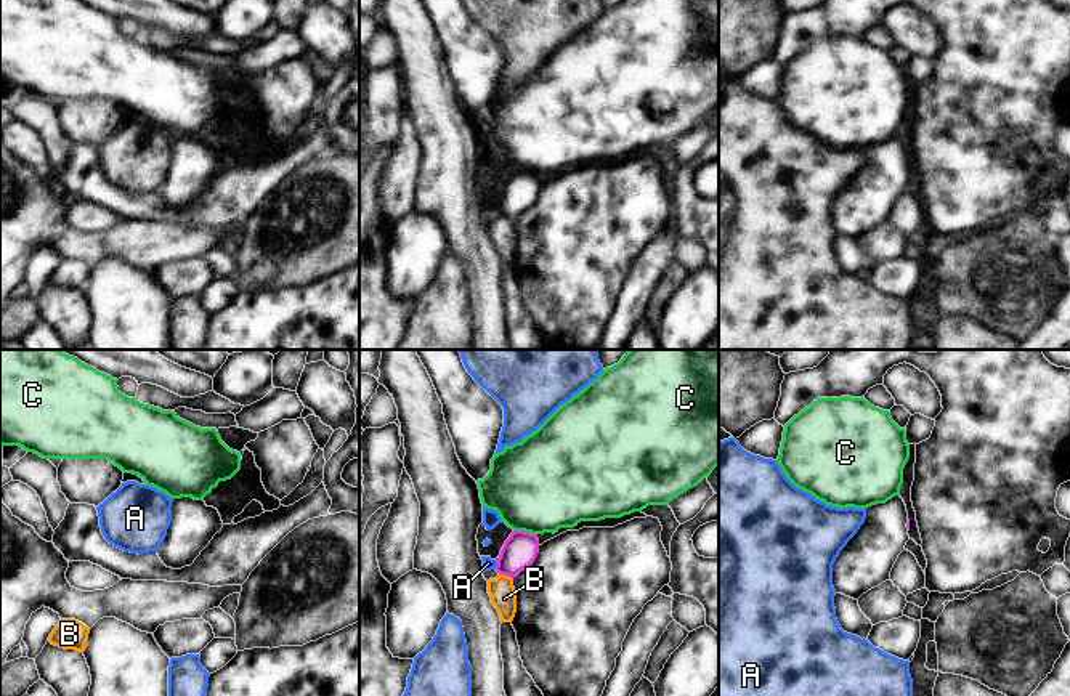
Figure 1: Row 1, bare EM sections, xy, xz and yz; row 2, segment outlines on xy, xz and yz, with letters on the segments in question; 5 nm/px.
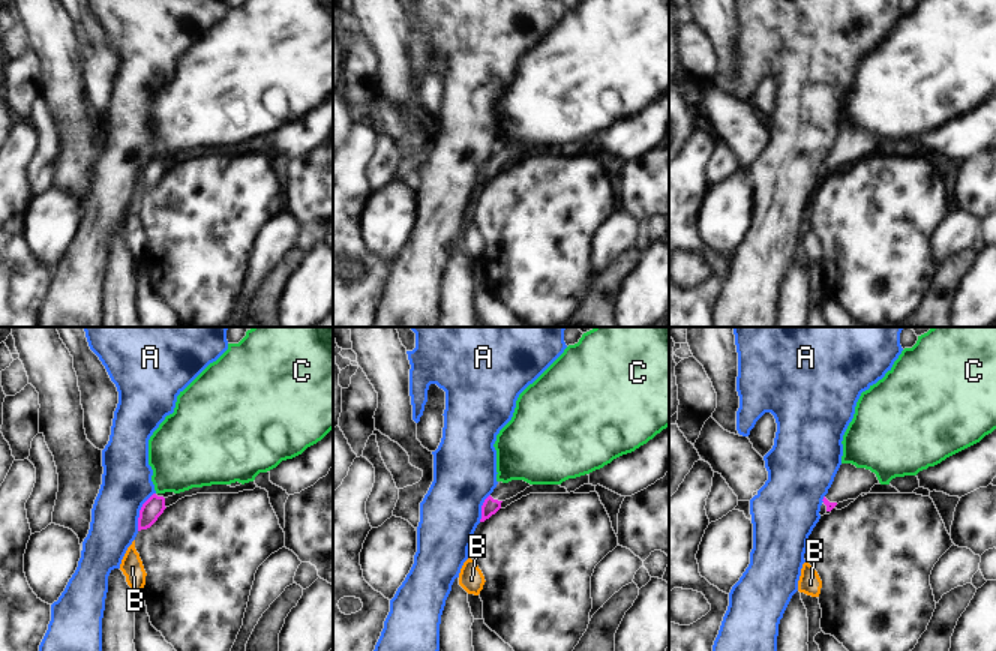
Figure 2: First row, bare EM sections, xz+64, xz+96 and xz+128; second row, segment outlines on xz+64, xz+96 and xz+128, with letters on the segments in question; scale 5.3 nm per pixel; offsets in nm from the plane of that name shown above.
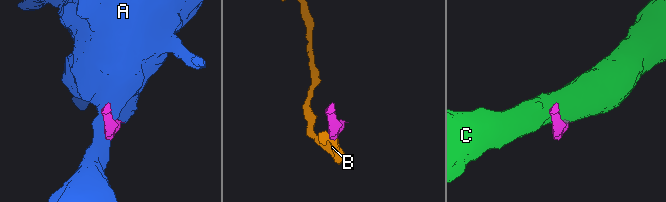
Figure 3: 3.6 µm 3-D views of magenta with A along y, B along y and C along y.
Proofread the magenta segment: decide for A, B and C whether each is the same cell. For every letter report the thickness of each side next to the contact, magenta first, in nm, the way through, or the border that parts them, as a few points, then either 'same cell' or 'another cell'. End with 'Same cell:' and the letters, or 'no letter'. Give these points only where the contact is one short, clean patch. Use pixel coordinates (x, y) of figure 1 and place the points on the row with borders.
A: 170/60 nm | along xz (498, 558), (494, 568) | another cell
B: 170/130 nm | along xz (499, 573), (512, 579) | another cell
C: 170/480 nm | along xz (514, 530), (523, 530), (536, 536) | another cell
Same cell: no letter

